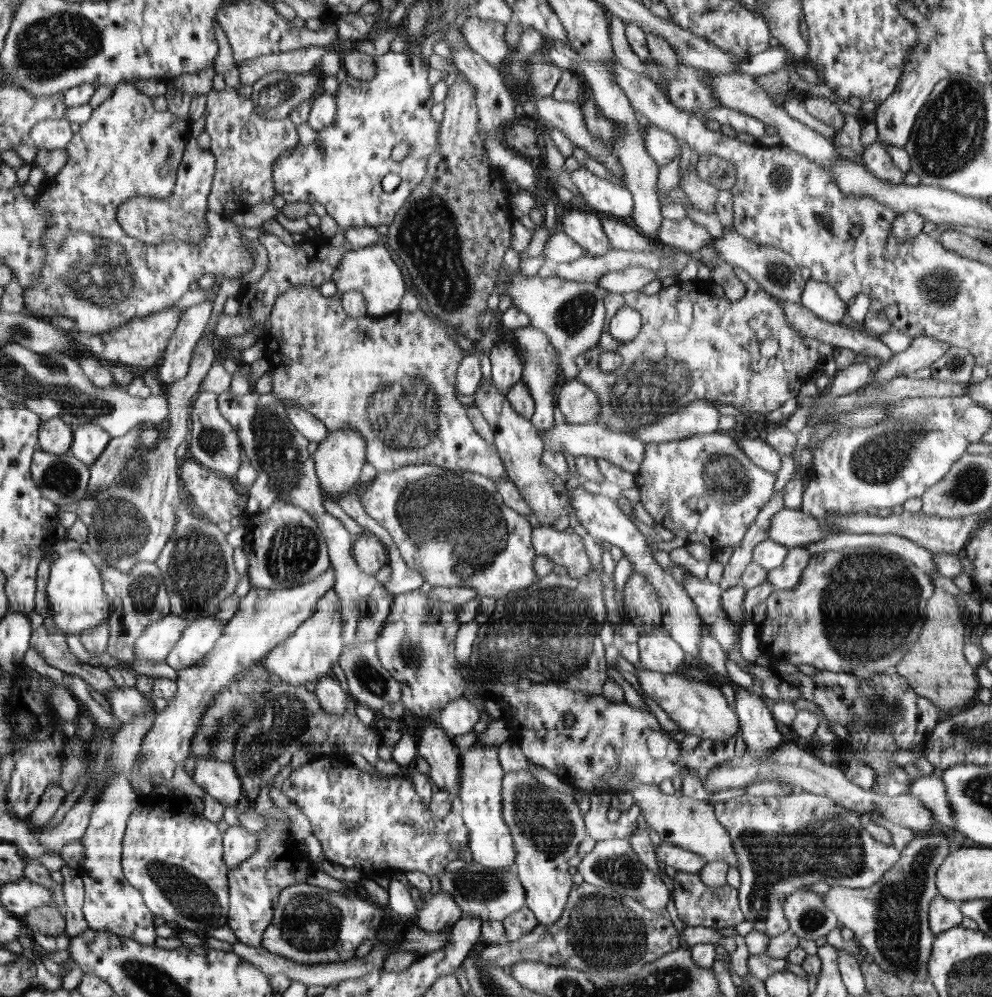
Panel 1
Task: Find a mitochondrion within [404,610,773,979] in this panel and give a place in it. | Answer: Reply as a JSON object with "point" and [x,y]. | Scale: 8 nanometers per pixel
{"point":[603,939]}

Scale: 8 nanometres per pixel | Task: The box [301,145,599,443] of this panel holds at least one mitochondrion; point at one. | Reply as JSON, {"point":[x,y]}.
{"point":[429,238]}

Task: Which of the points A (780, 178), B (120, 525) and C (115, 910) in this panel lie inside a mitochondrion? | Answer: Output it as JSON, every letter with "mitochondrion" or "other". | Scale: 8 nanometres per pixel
{"A":"mitochondrion","B":"mitochondrion","C":"other"}

